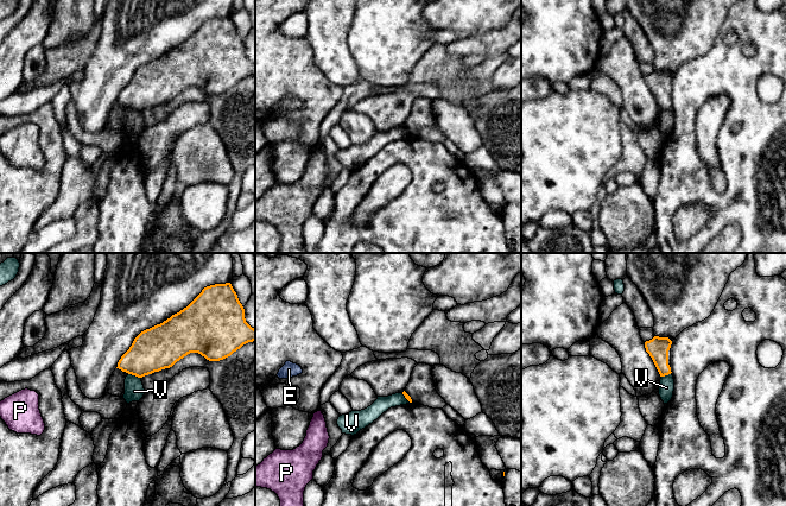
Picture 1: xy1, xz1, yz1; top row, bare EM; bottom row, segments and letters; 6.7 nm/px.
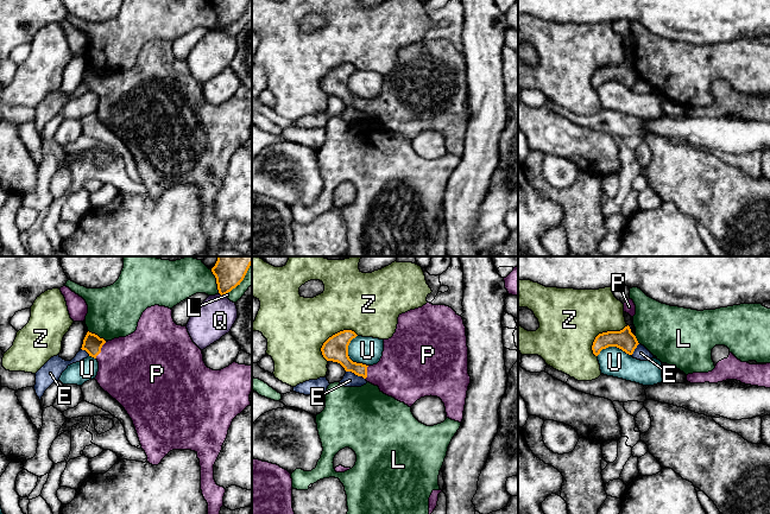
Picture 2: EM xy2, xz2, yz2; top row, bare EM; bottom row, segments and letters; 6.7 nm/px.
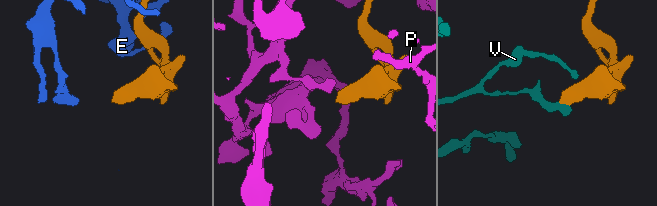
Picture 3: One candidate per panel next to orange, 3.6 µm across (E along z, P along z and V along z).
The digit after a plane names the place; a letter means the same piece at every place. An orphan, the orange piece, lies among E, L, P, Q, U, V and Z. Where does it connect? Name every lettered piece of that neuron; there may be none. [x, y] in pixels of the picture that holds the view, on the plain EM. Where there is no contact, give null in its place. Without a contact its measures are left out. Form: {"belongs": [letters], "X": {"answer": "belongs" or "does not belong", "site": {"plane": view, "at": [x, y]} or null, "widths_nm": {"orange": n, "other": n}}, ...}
{"belongs": ["P"], "E": {"answer": "does not belong", "site": {"plane": "xz2", "at": [355, 108]}, "widths_nm": {"orange": 170, "other": 100}}, "L": {"answer": "does not belong", "site": {"plane": "xy2", "at": [216, 16]}, "widths_nm": {"orange": 160, "other": 220}}, "P": {"answer": "belongs", "site": {"plane": "xy2", "at": [100, 84]}, "widths_nm": {"orange": 130, "other": 440}}, "Q": {"answer": "does not belong", "site": {"plane": "xy2", "at": [222, 29]}, "widths_nm": {"orange": 160, "other": 260}}, "U": {"answer": "does not belong", "site": {"plane": "xz2", "at": [347, 89]}, "widths_nm": {"orange": 170, "other": 190}}, "V": {"answer": "does not belong", "site": {"plane": "xy1", "at": [134, 108]}, "widths_nm": {"orange": 300, "other": 140}}, "Z": {"answer": "does not belong", "site": {"plane": "xz2", "at": [335, 68]}, "widths_nm": {"orange": 170, "other": 400}}}

